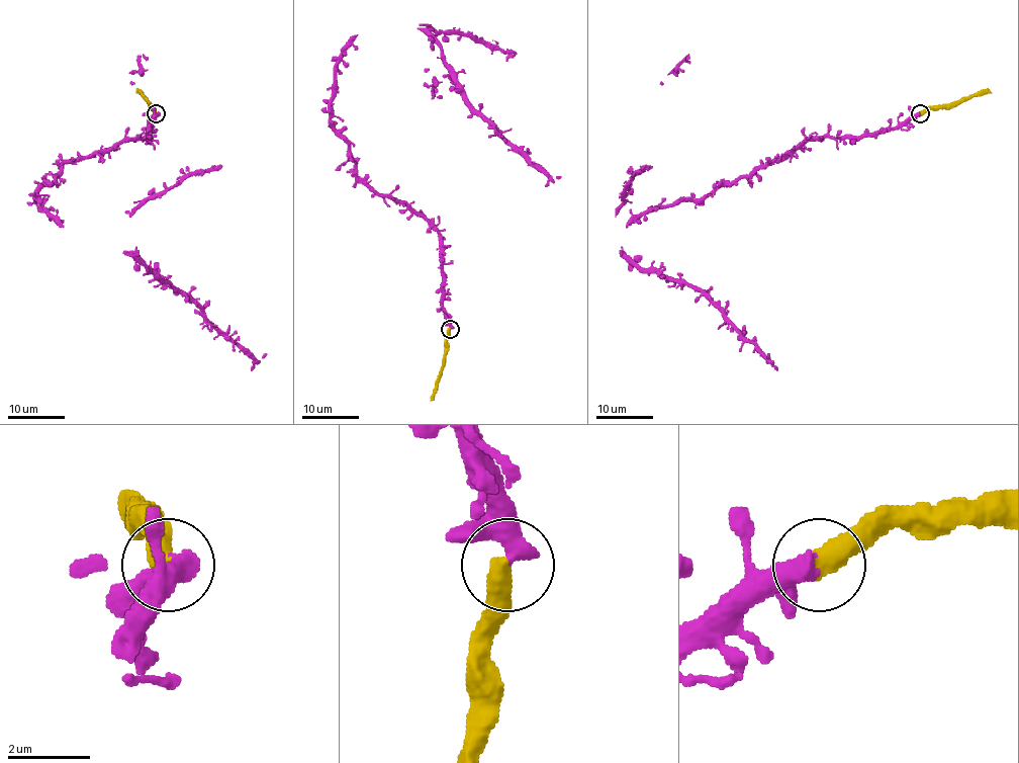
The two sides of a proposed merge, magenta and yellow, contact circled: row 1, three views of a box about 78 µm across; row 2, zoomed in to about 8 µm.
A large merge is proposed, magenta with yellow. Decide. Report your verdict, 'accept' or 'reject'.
reject

